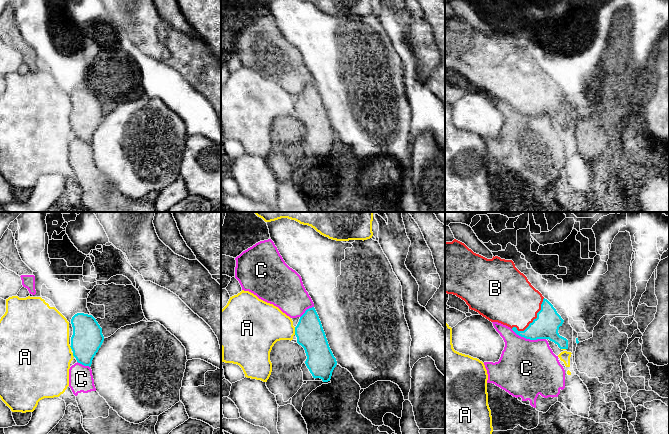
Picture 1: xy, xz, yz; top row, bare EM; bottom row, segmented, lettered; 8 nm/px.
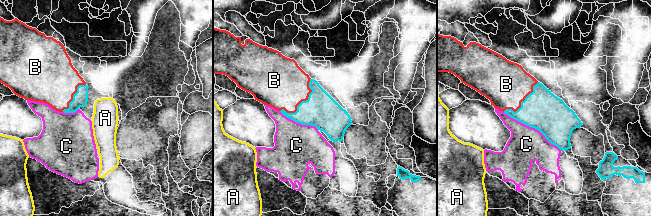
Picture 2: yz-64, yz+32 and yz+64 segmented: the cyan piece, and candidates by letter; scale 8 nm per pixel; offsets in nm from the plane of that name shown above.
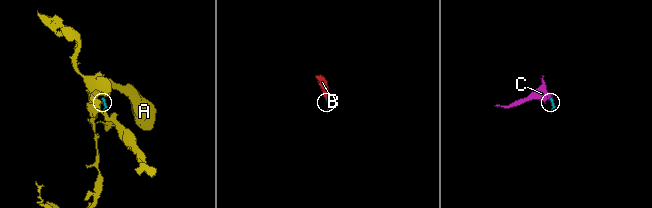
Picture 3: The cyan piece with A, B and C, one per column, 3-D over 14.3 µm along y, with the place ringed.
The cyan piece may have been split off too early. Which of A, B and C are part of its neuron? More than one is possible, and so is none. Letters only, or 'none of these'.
B

